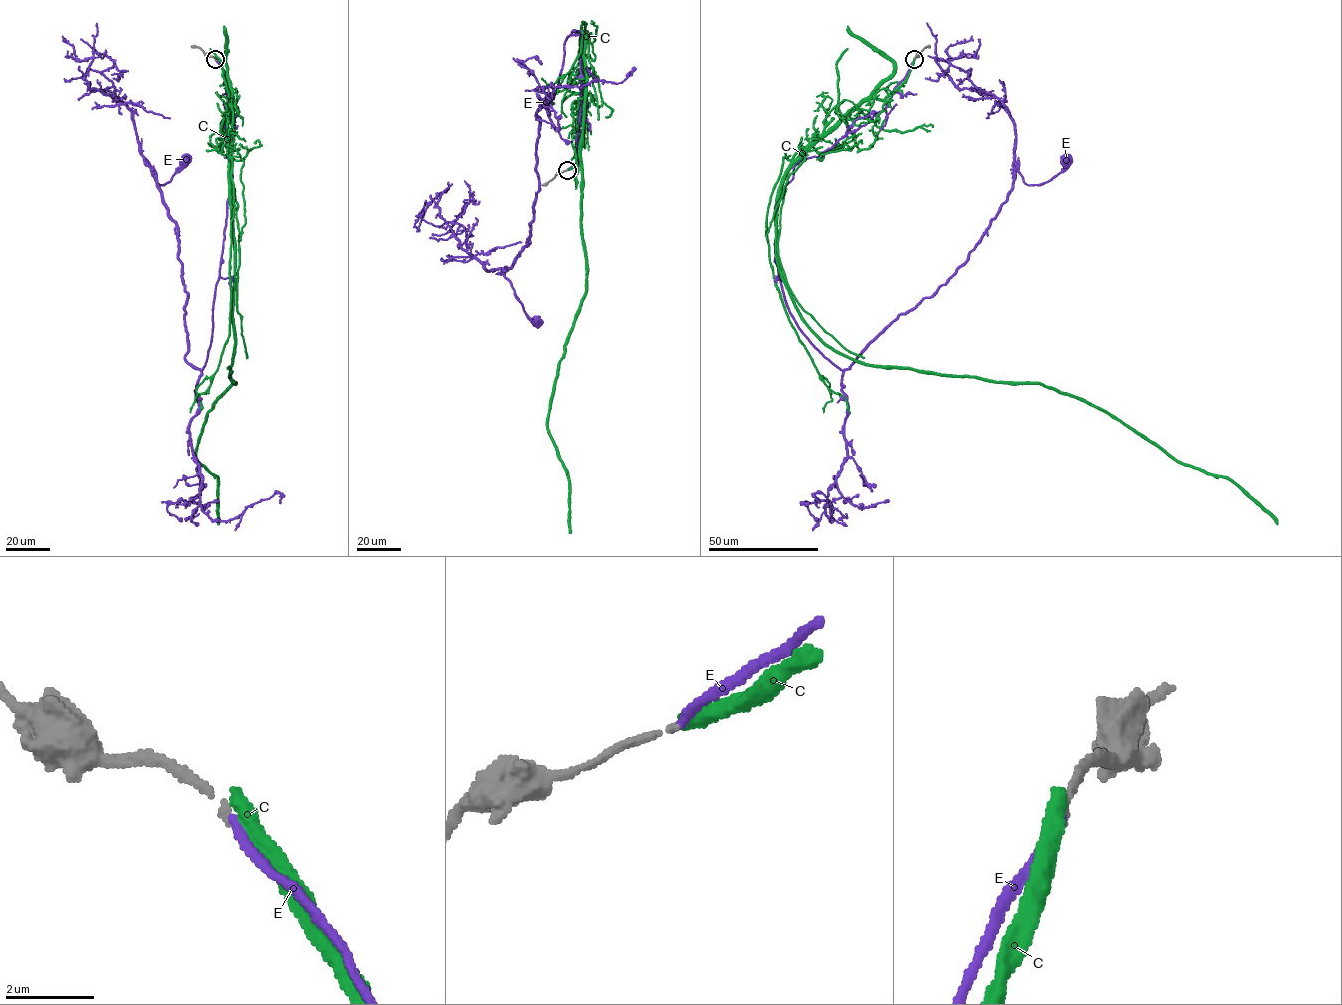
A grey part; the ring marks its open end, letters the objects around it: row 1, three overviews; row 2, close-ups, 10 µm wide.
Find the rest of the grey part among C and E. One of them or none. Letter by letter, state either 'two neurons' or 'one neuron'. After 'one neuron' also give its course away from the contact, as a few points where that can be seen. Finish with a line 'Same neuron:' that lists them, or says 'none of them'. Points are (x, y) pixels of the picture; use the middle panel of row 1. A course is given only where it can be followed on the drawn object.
C: two neurons
E: one neuron; course (567, 170), (580, 135), (584, 43), (575, 30), (554, 97), (536, 112), (529, 243), (503, 271), (536, 320)
Same neuron: E

